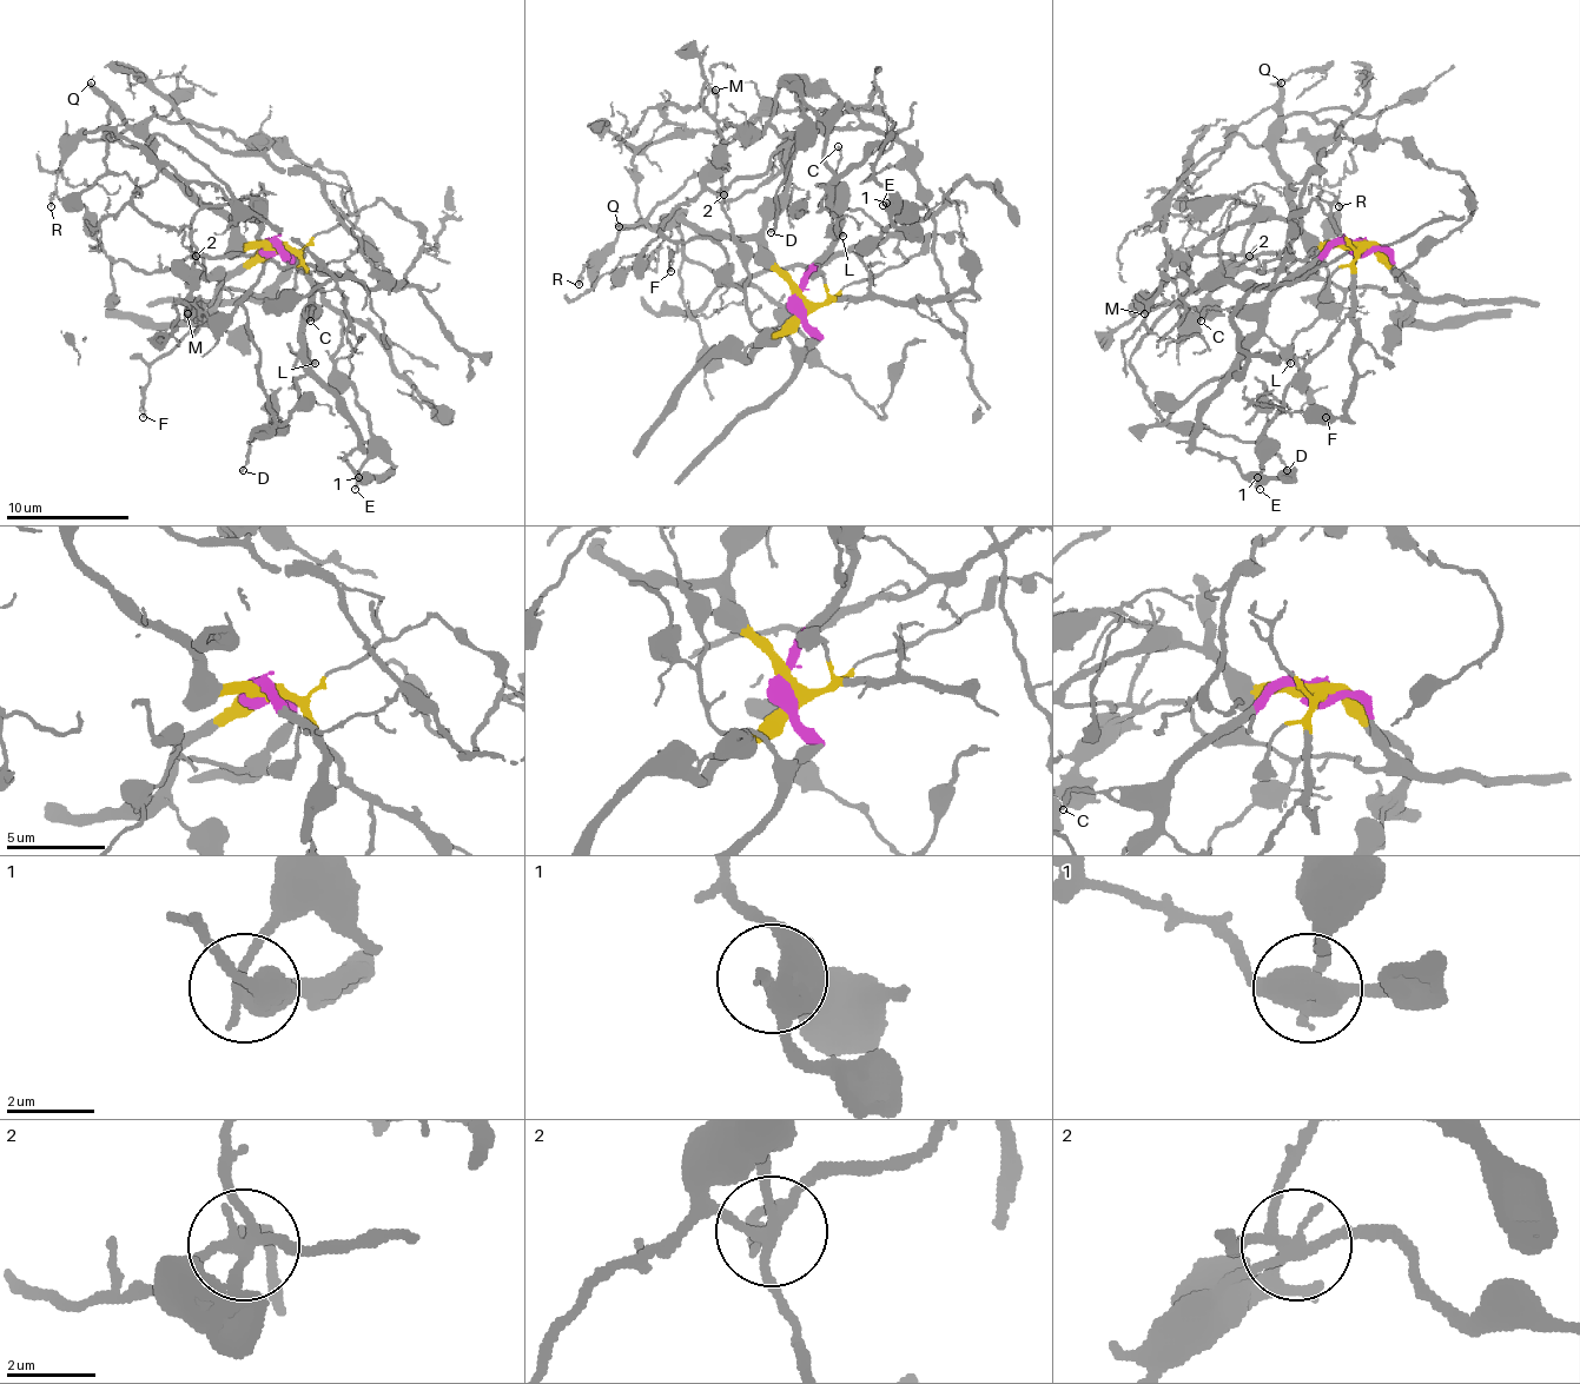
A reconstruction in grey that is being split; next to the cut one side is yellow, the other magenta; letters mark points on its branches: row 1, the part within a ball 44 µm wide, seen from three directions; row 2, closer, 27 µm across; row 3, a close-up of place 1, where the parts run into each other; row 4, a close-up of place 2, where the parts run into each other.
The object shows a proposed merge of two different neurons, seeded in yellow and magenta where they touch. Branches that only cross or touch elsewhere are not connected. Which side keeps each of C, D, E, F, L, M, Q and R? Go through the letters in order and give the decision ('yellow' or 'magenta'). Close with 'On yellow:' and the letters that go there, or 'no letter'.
C: magenta
D: yellow
E: yellow
F: magenta
L: magenta
M: magenta
Q: yellow
R: yellow
On yellow: D, E, Q, R

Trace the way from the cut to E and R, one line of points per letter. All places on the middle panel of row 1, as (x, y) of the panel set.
E: (800, 304), (858, 300), (867, 291), (871, 276), (861, 251), (886, 230), (898, 212), (886, 203), (883, 205)
R: (800, 304), (800, 289), (754, 239), (711, 239), (683, 220), (659, 230), (628, 224), (586, 264), (579, 285)

